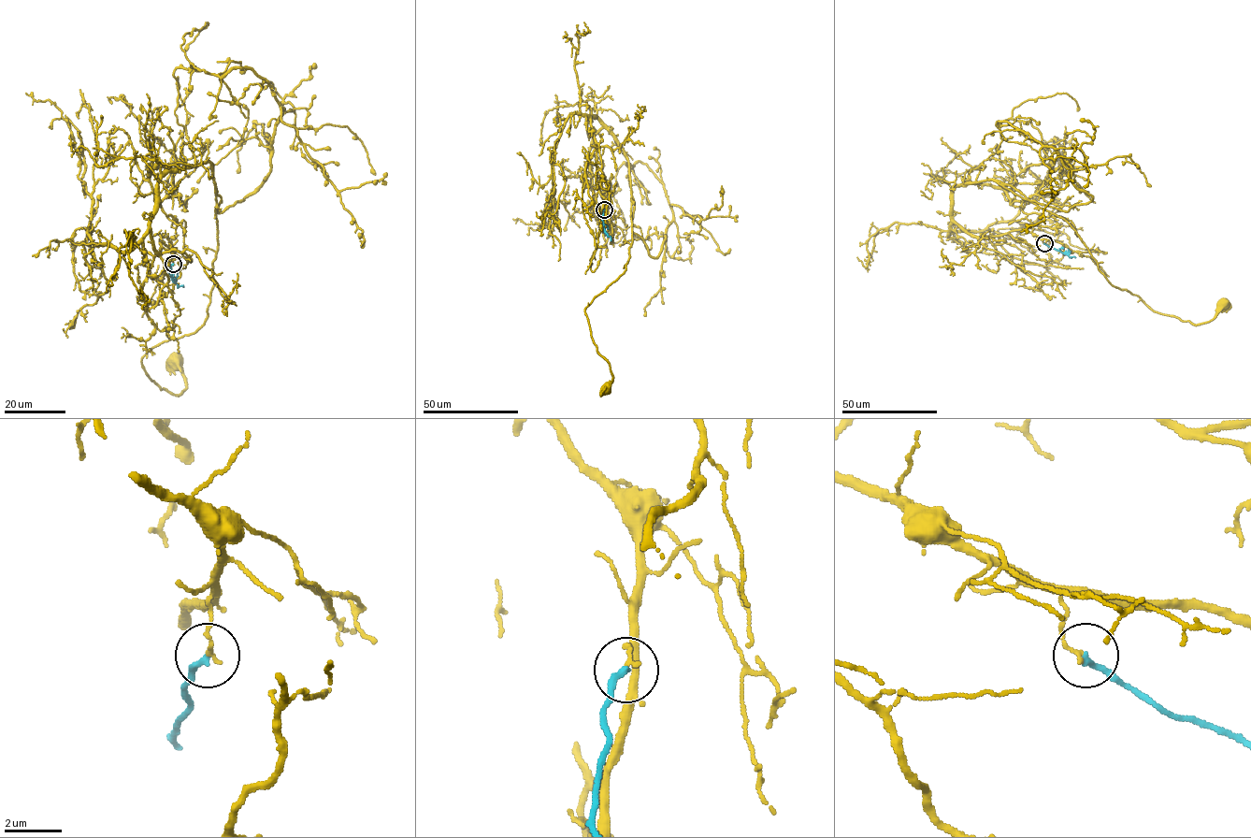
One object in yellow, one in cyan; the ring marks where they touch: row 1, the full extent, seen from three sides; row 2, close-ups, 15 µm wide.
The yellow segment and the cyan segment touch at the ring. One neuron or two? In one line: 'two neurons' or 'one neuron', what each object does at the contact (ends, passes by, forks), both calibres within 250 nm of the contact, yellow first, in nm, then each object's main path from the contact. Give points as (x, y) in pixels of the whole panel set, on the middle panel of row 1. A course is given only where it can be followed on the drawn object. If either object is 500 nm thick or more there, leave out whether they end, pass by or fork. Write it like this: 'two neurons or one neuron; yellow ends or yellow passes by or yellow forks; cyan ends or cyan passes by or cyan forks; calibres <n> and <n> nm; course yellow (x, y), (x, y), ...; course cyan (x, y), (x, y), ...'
two neurons; yellow ends; cyan ends; calibres 140 and 240 nm; course yellow (604, 209), (591, 117), (626, 156), (631, 195), (625, 270), (584, 310), (612, 377), (606, 388); course cyan (604, 209), (604, 229), (611, 240)

